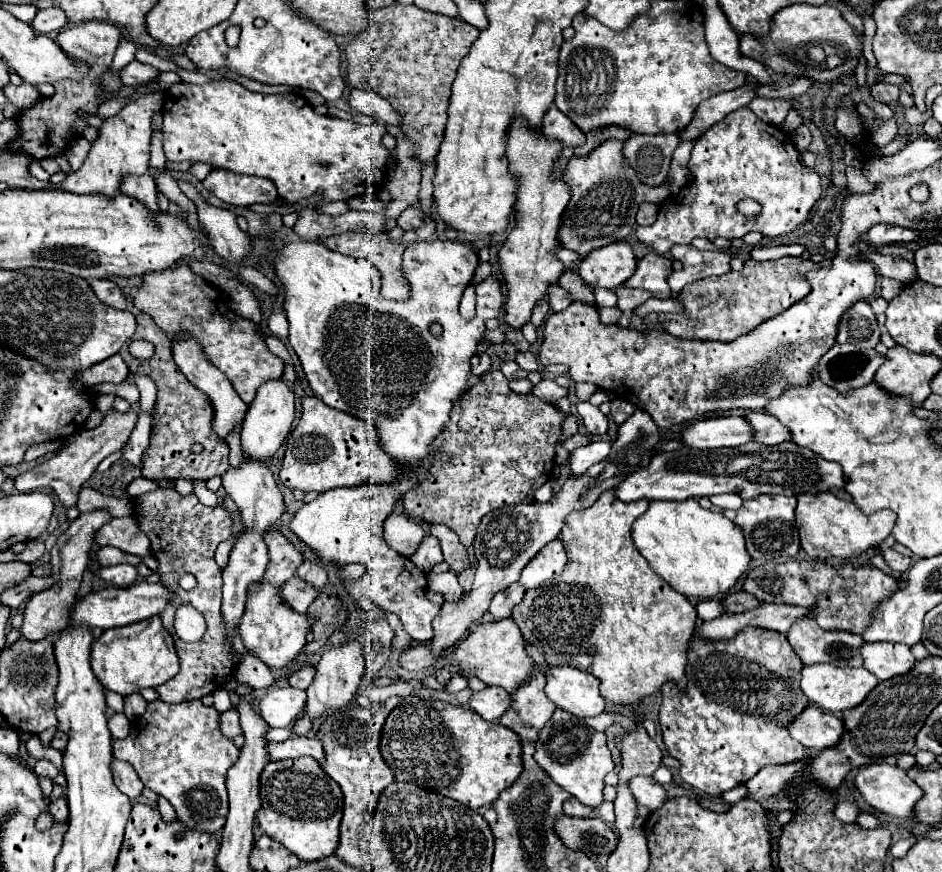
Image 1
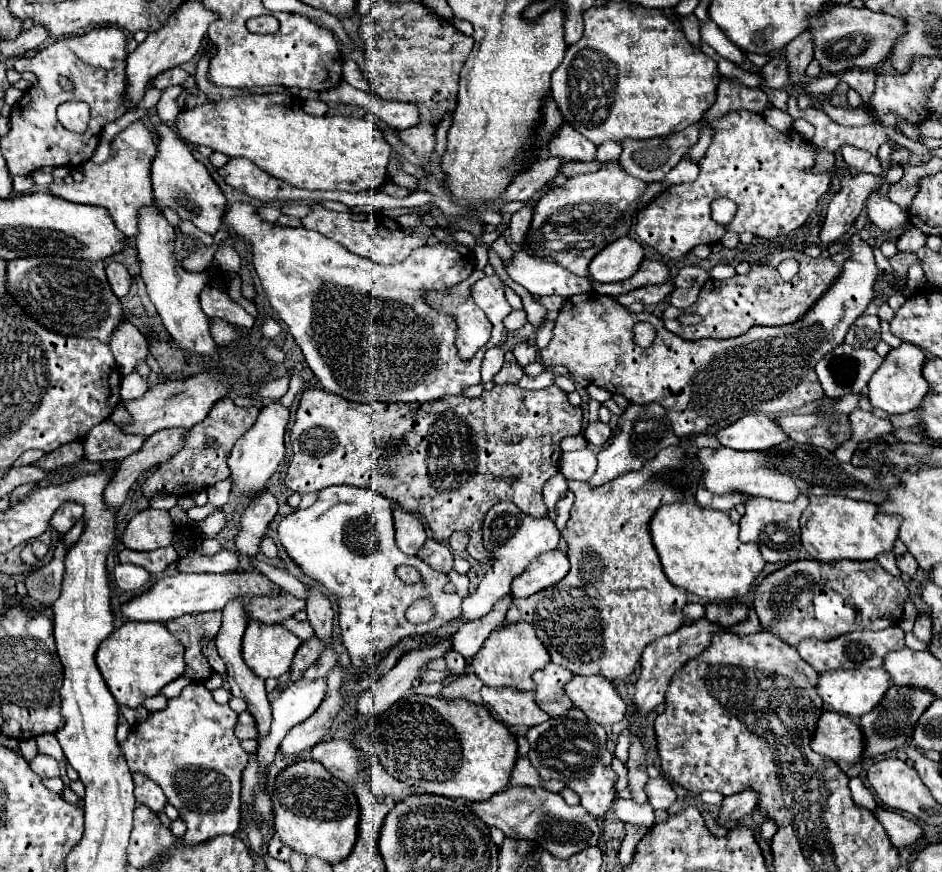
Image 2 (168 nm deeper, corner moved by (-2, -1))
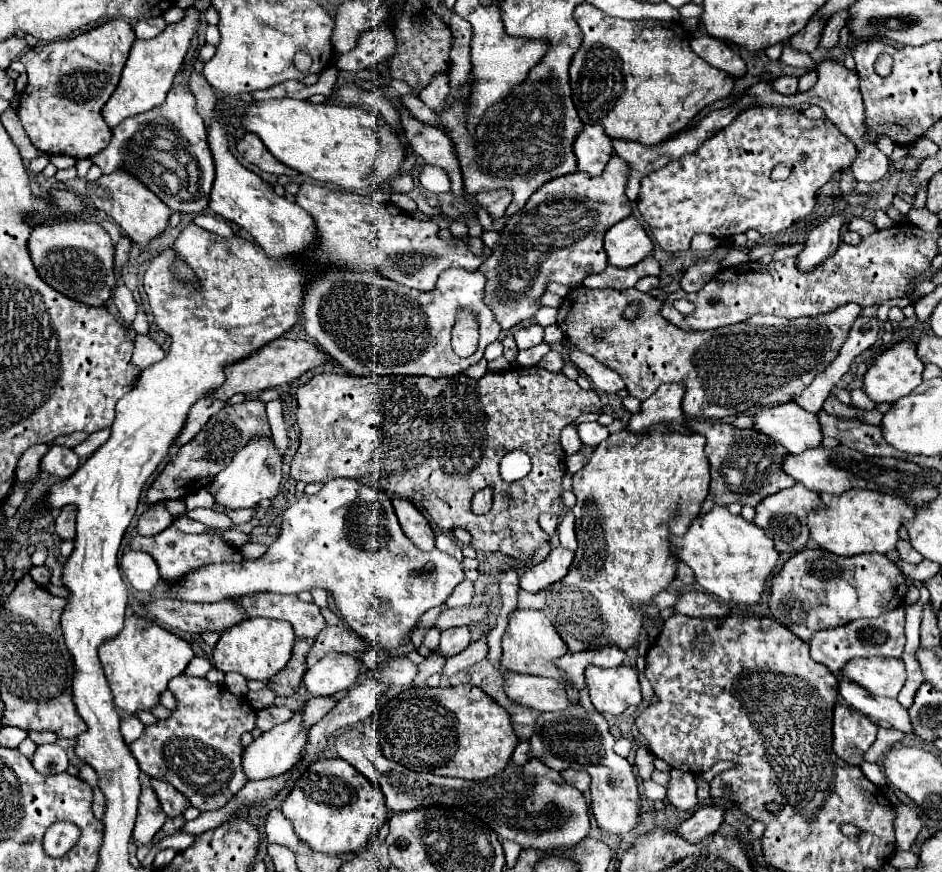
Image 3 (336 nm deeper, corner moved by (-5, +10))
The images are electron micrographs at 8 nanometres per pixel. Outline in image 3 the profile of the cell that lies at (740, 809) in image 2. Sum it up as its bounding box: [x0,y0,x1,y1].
[674,805,724,843]

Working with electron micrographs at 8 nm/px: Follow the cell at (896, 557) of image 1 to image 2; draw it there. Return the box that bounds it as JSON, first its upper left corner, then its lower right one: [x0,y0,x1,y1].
[897,552,917,576]

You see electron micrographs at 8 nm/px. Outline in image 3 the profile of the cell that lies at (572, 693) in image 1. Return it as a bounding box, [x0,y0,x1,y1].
[586,665,642,715]

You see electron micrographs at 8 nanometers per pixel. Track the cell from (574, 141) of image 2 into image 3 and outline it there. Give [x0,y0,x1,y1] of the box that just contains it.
[574,125,614,175]

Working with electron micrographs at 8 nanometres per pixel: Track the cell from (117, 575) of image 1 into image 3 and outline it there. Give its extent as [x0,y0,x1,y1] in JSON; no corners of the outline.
[120,551,160,591]

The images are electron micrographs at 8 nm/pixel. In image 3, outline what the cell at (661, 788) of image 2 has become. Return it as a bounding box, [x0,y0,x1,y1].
[666,769,698,811]

